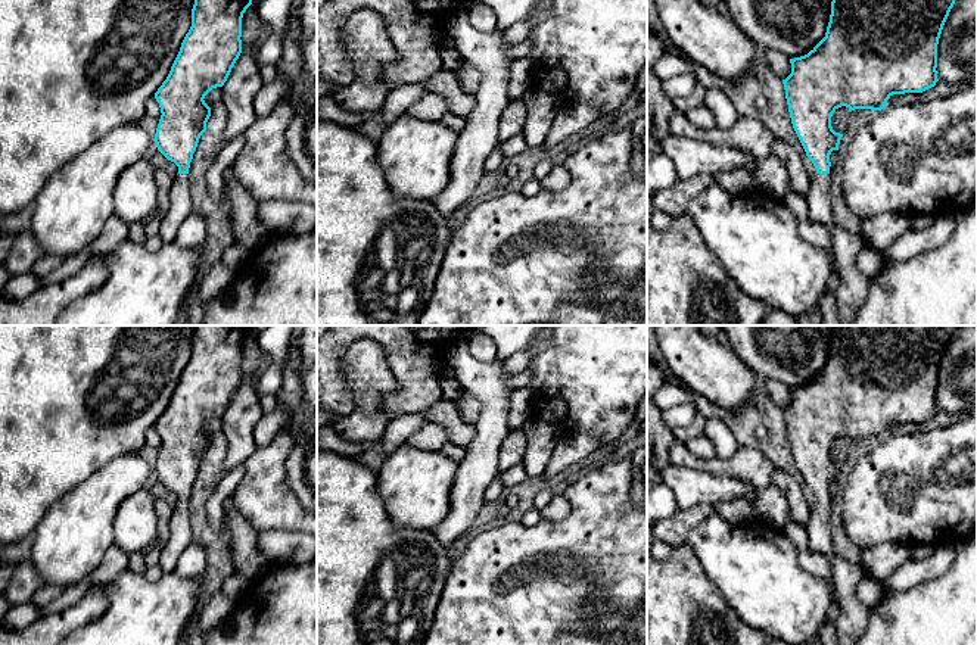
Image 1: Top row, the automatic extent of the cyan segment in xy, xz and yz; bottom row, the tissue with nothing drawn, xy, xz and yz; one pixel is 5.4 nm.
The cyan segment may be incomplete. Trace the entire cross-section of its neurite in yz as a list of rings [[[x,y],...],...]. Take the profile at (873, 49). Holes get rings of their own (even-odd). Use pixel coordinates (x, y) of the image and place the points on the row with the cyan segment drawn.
[[[833,0],[831,15],[825,37],[805,56],[790,59],[791,74],[782,80],[788,112],[793,128],[806,152],[806,156],[816,168],[808,193],[808,219],[827,227],[834,252],[834,264],[840,275],[836,293],[840,325],[852,325],[858,309],[866,297],[869,278],[856,267],[856,256],[862,247],[862,236],[841,230],[833,219],[830,197],[830,155],[838,150],[843,134],[831,127],[833,113],[846,106],[855,109],[886,109],[893,94],[922,93],[936,85],[937,80],[937,44],[943,25],[953,7],[955,0]]]

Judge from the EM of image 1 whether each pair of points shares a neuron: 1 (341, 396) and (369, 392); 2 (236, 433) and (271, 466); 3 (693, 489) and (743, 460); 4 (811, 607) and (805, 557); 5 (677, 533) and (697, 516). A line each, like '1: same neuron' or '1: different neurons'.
1: different neurons
2: different neurons
3: different neurons
4: different neurons
5: same neuron

